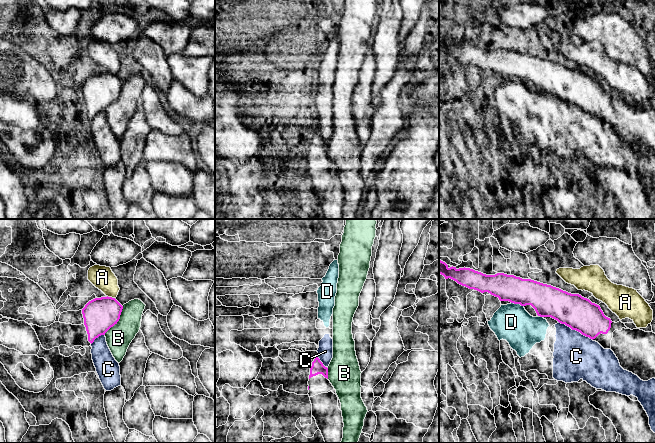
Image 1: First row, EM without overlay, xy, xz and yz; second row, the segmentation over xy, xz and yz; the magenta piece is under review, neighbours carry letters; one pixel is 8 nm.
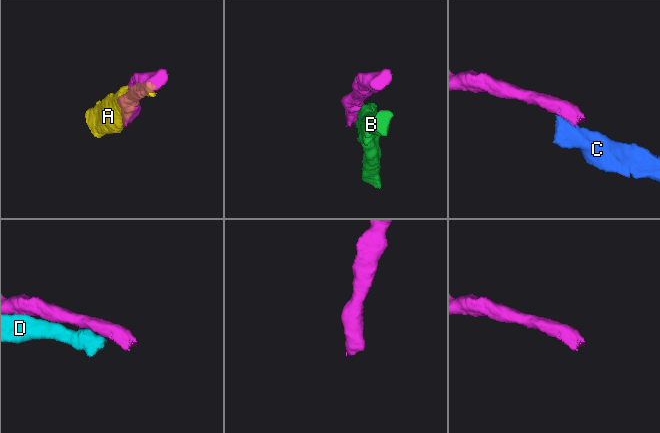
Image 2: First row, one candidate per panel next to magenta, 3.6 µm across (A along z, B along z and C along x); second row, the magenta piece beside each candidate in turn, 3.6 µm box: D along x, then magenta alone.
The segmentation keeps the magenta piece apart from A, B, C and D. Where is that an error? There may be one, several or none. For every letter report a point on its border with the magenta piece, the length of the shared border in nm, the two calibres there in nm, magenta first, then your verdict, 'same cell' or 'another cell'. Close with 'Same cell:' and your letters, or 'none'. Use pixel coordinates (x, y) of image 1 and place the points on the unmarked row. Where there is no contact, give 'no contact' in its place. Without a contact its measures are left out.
A: xy (111, 73) | 70 nm | 280/190 nm | another cell
B: xy (118, 96) | 280 nm | 280/200 nm | another cell
C: yz (576, 106) | 300 nm | 260/360 nm | another cell
D: yz (517, 79) | 110 nm | 260/300 nm | another cell
Same cell: none

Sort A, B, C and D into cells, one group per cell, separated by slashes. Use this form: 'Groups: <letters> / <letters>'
Groups: A / B / C D

